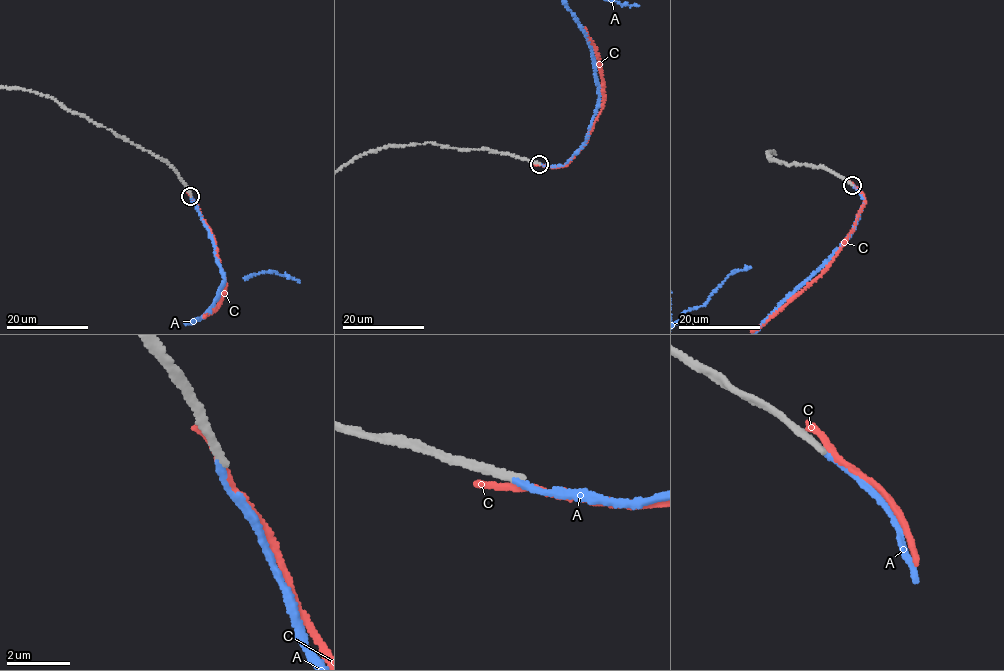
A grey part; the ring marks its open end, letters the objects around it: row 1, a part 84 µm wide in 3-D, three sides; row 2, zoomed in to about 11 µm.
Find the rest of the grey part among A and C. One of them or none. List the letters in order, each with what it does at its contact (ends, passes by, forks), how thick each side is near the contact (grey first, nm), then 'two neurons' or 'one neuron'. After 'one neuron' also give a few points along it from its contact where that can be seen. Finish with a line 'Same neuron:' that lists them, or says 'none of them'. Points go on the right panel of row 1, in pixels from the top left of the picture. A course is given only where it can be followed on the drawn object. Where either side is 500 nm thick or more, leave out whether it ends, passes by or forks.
A: it ends; calibres 240 and 190 nm; one neuron
C: it passes by; calibres 240 and 190 nm; two neurons
Same neuron: A

